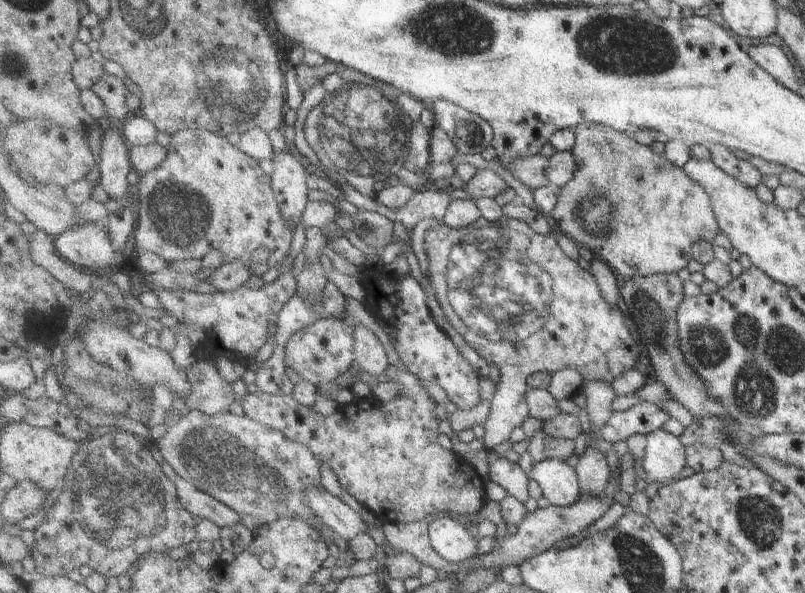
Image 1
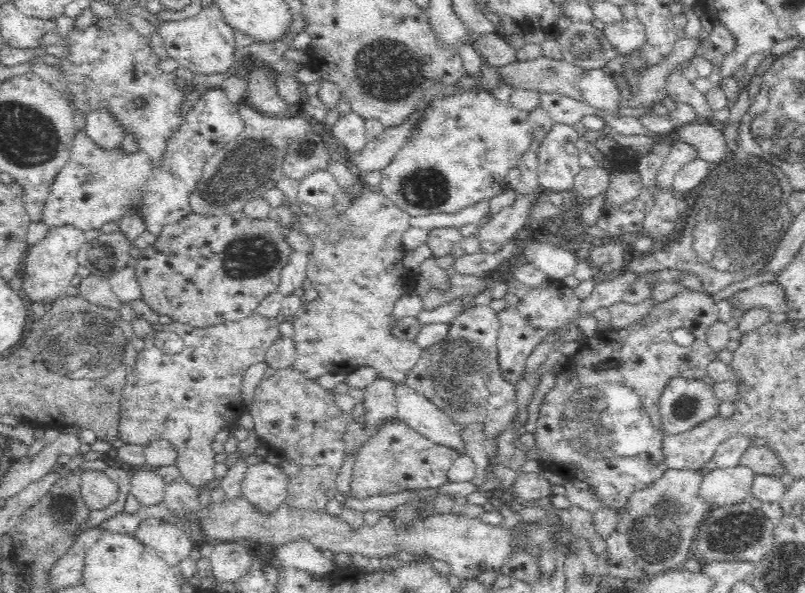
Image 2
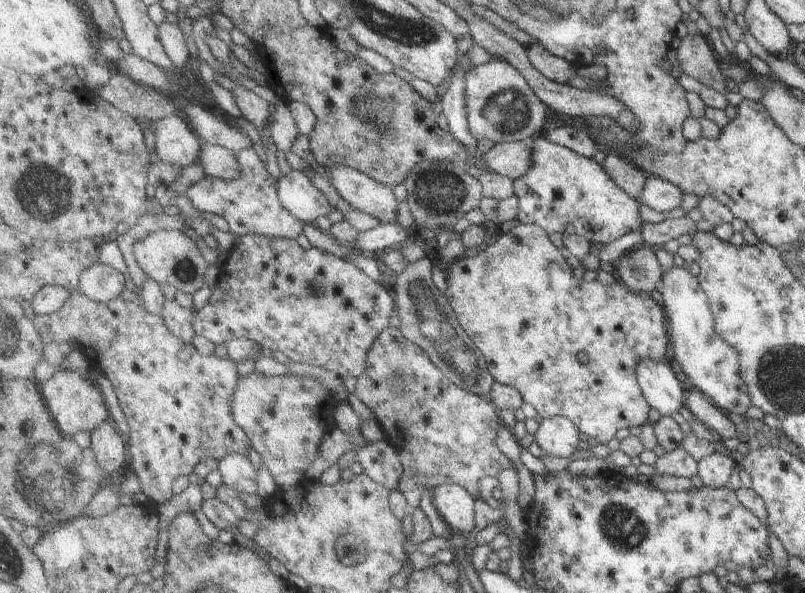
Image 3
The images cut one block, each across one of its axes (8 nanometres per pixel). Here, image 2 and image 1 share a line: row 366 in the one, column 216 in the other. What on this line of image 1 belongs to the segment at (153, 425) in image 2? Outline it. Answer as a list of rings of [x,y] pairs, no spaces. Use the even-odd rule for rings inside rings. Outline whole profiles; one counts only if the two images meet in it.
[[[206,129],[181,130],[172,136],[171,144],[168,147],[168,160],[166,160],[164,164],[161,164],[157,169],[151,170],[148,174],[143,175],[141,185],[136,191],[138,194],[140,210],[138,215],[138,227],[135,232],[135,240],[137,249],[140,252],[154,252],[169,262],[174,262],[177,260],[192,260],[192,258],[202,259],[206,254],[210,254],[210,250],[218,249],[224,253],[224,262],[241,260],[252,265],[252,256],[254,256],[254,252],[256,252],[258,248],[268,248],[272,253],[268,258],[268,261],[266,263],[254,264],[256,274],[261,277],[263,274],[266,274],[266,272],[270,272],[276,264],[280,264],[280,262],[288,256],[288,252],[290,252],[290,248],[292,248],[292,242],[294,242],[295,226],[283,213],[281,202],[278,200],[276,190],[273,187],[273,177],[264,172],[264,168],[262,168],[262,164],[260,164],[259,160],[246,154],[240,146],[234,145],[227,137]]]

